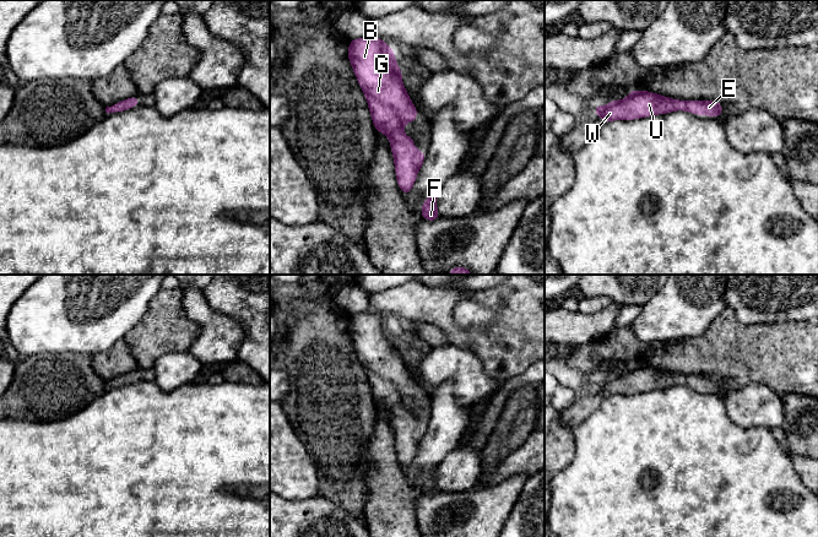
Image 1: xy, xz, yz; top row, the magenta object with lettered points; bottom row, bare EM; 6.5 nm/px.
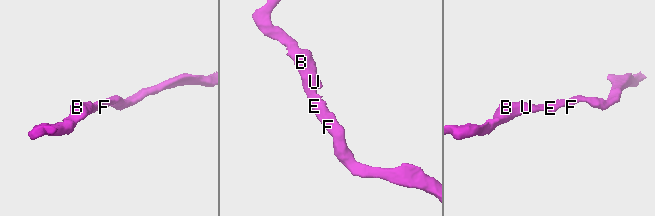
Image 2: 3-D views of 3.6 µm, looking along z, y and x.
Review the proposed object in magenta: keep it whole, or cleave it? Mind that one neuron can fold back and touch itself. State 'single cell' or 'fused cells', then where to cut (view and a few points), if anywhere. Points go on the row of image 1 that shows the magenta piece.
single cell; no cut

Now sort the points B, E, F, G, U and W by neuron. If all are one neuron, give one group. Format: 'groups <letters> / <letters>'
groups B E F G U W

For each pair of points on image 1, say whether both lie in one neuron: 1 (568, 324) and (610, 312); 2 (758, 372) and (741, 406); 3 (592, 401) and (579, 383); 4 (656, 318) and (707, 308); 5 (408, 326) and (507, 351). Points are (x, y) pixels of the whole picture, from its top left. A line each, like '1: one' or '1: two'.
1: one
2: two
3: two
4: one
5: two

